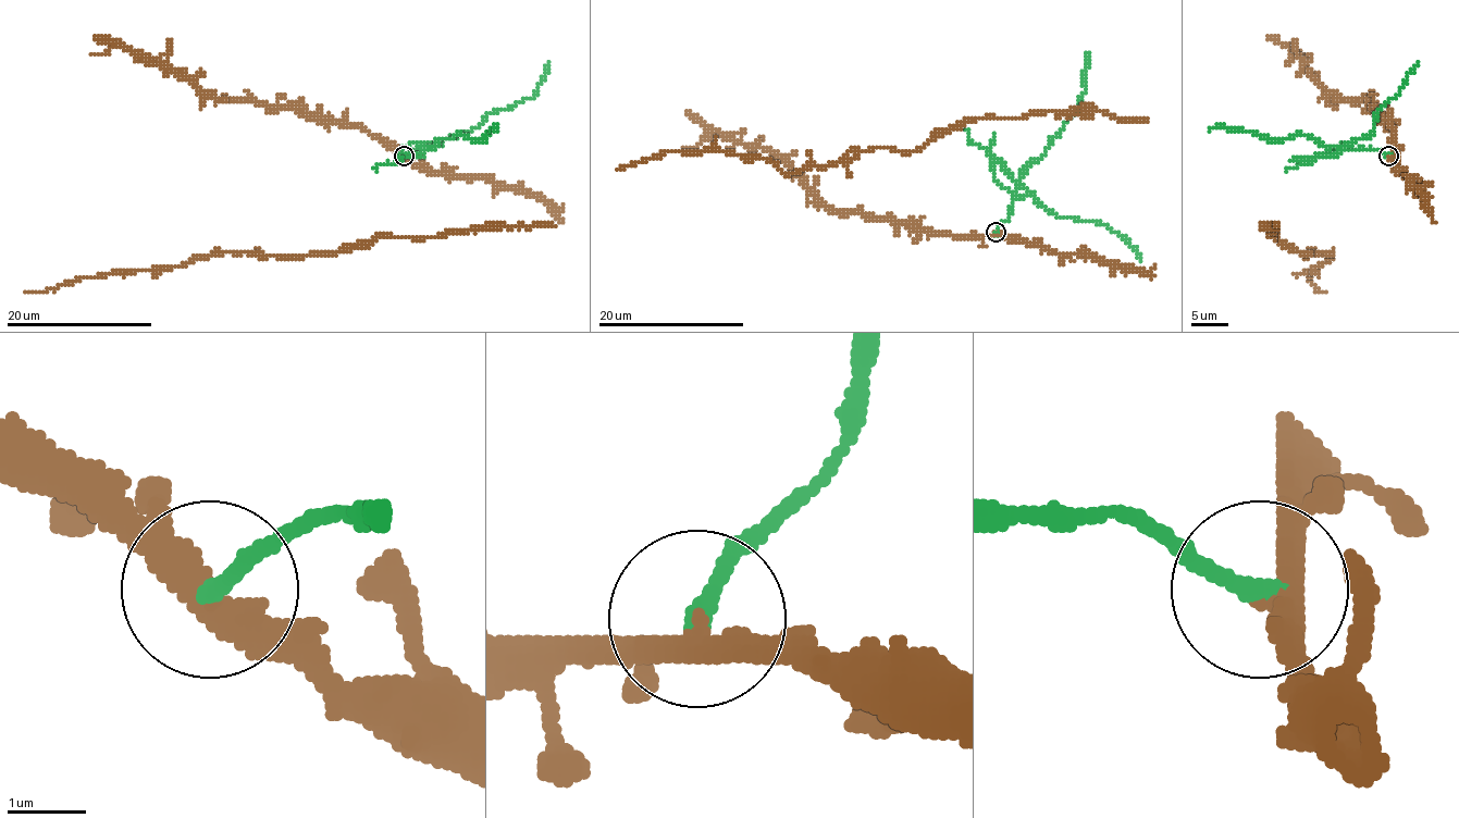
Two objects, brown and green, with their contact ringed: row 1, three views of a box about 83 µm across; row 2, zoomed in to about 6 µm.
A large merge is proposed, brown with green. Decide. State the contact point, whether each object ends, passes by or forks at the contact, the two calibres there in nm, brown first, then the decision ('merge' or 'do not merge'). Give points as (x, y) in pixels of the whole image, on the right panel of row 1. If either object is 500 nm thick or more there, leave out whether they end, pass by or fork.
place (1388, 156); brown passes by; green ends; calibres 360 and 240 nm; do not merge

